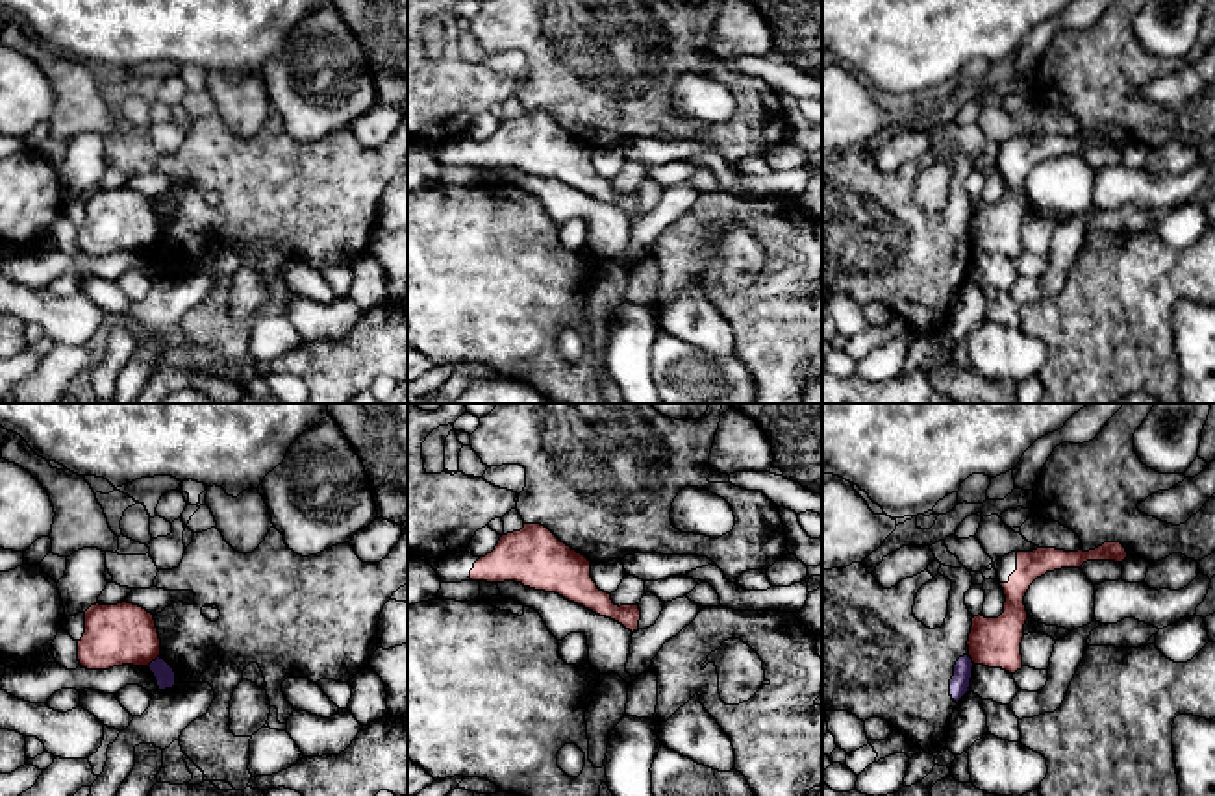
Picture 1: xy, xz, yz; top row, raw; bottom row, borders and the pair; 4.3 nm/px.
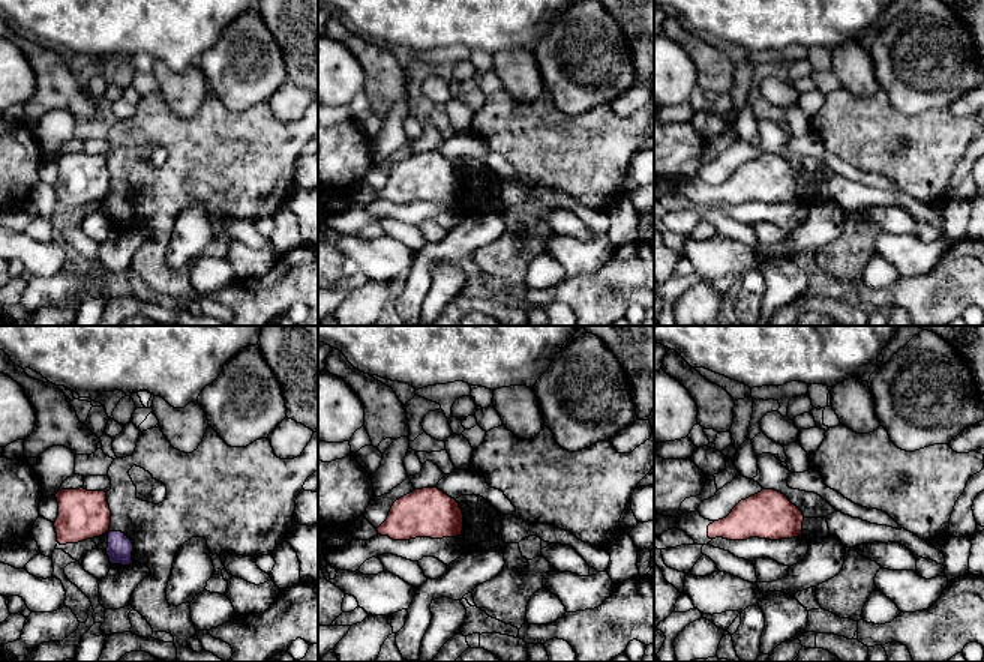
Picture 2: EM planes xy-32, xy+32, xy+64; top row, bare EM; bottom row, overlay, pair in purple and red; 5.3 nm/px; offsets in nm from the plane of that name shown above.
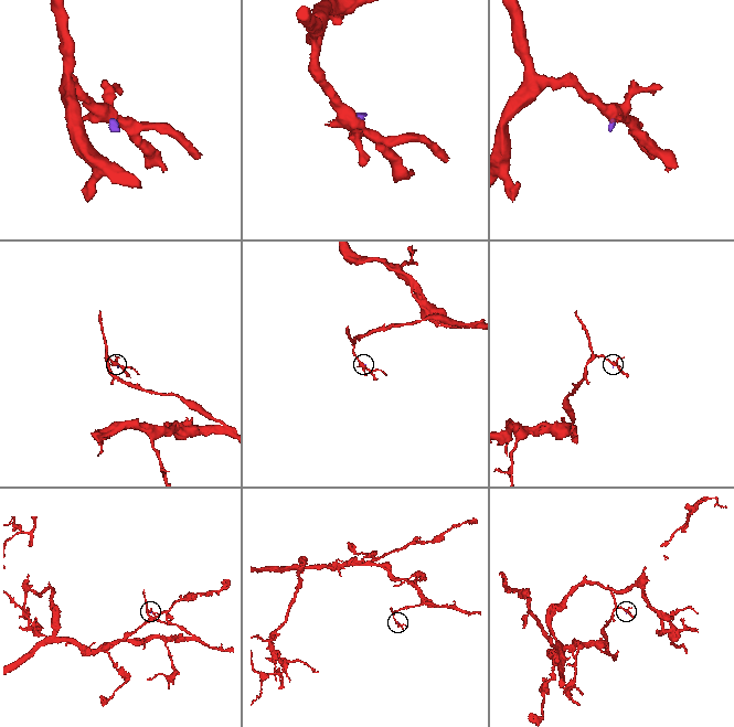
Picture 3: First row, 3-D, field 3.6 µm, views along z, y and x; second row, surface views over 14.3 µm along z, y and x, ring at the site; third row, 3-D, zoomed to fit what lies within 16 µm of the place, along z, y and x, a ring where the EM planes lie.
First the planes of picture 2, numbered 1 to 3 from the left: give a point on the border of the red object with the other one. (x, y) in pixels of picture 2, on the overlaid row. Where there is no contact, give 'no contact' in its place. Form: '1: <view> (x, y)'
1: no contact
2: no contact
3: no contact

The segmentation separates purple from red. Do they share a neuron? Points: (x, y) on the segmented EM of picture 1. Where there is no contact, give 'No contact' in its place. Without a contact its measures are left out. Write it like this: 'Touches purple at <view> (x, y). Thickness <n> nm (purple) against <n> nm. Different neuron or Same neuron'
Touches purple at xy (152, 661). Thickness 90 nm (purple) against 260 nm. Different neuron

